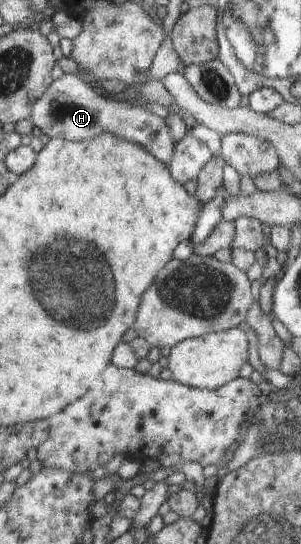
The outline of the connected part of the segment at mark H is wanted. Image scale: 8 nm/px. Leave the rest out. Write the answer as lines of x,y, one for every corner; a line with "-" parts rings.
64,74
54,81
54,85
34,107
31,119
50,138
65,138
72,142
94,140
105,134
115,134
123,139
141,144
155,154
163,163
171,167
178,150
178,141
171,131
168,120
143,106
117,101
104,93
99,93
82,78

